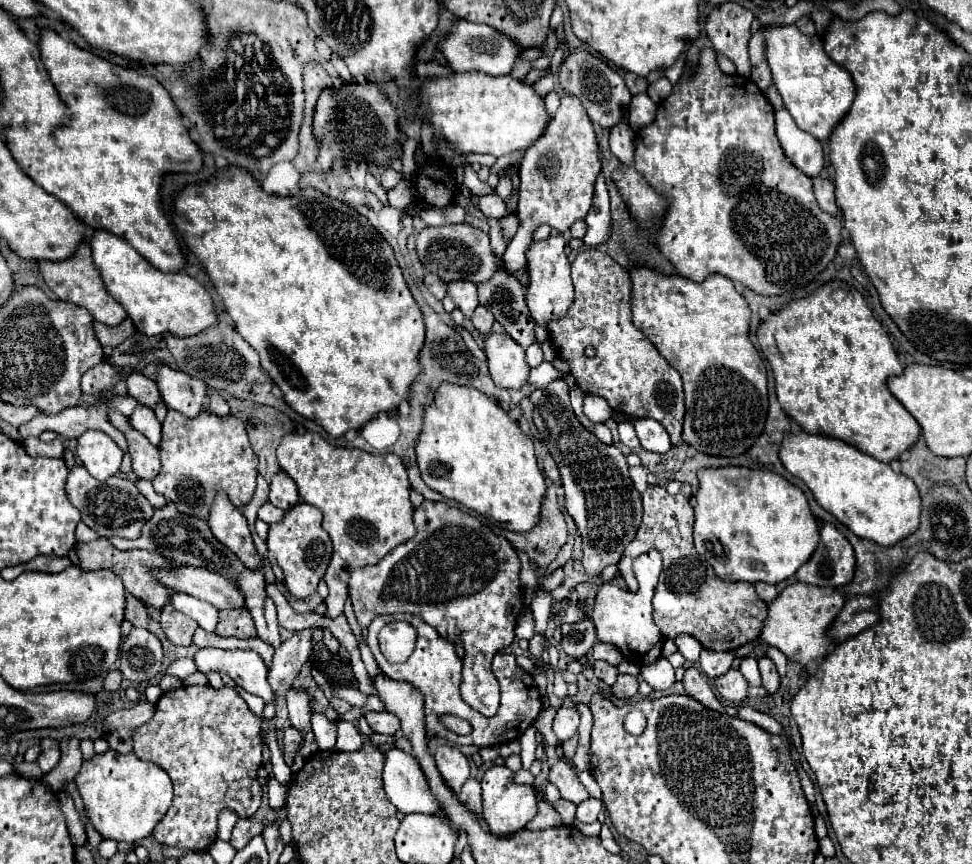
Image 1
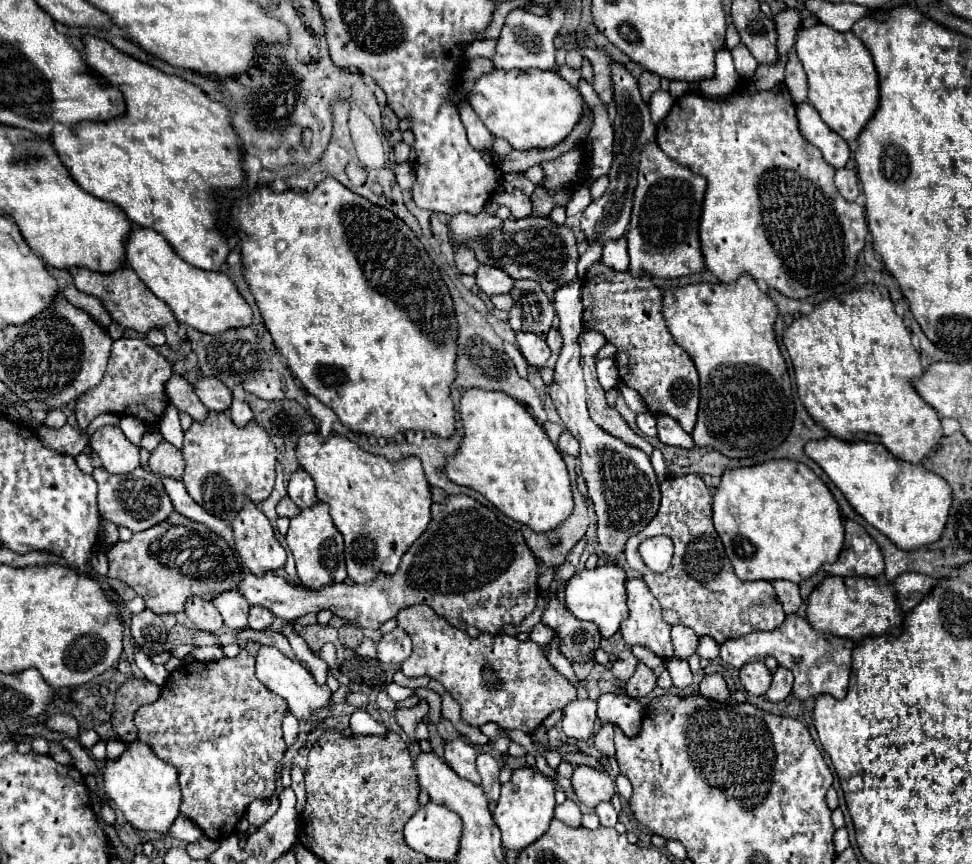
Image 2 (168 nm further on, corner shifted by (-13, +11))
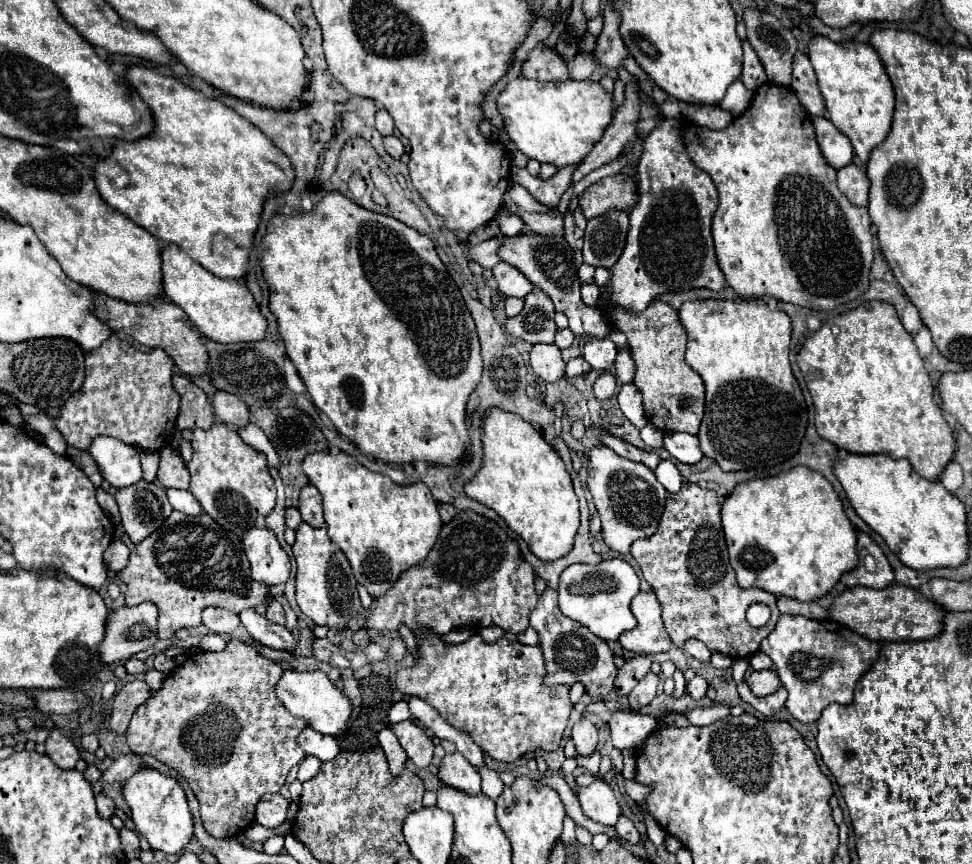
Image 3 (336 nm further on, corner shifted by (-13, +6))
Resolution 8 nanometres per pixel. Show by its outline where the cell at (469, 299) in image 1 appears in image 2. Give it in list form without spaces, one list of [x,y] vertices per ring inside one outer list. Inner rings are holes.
[[[480,266],[476,272],[476,284],[480,286],[480,290],[484,290],[488,296],[492,296],[492,294],[510,292],[514,286],[514,280],[502,268]]]

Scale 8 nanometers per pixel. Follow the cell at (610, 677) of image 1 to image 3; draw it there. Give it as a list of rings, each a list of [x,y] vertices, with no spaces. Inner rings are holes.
[[[636,655],[630,661],[626,661],[624,667],[618,669],[618,675],[614,681],[614,691],[618,695],[628,695],[636,687],[636,683],[650,671],[650,663],[652,661],[644,655]]]

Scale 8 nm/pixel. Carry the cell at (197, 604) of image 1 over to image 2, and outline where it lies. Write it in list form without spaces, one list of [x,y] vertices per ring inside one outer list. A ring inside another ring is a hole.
[[[224,592],[224,596],[218,596],[212,602],[216,602],[216,608],[220,610],[226,626],[236,630],[248,628],[250,604],[240,592]]]

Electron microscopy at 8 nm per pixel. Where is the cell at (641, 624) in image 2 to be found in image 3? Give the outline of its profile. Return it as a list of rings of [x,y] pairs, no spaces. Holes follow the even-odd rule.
[[[640,591],[632,603],[630,611],[638,625],[632,631],[620,635],[620,645],[626,651],[646,655],[646,653],[666,653],[672,649],[672,641],[662,623],[662,609],[652,591]]]

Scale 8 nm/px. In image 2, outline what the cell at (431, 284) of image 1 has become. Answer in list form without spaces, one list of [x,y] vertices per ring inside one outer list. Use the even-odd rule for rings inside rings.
[[[460,246],[456,250],[456,266],[462,274],[474,274],[478,270],[480,262],[476,260],[476,254],[472,254],[468,246]]]

